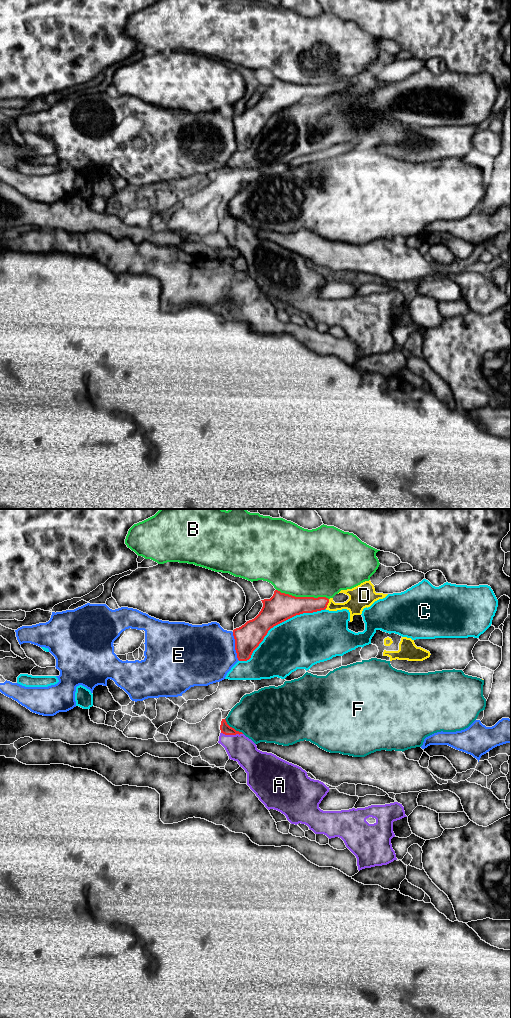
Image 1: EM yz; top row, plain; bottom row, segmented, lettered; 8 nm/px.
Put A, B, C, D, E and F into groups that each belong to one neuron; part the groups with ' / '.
A / B / C / D / E / F

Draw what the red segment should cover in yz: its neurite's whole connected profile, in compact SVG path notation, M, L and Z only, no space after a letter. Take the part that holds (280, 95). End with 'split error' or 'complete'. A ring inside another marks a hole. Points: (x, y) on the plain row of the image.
M274 79L270 87L261 88L263 95L259 102L252 108L247 109L244 113L233 118L235 127L235 138L239 149L247 149L251 146L253 139L263 129L268 119L274 114L303 101L313 101L325 98L329 91L326 85L295 85L289 82Z; complete

